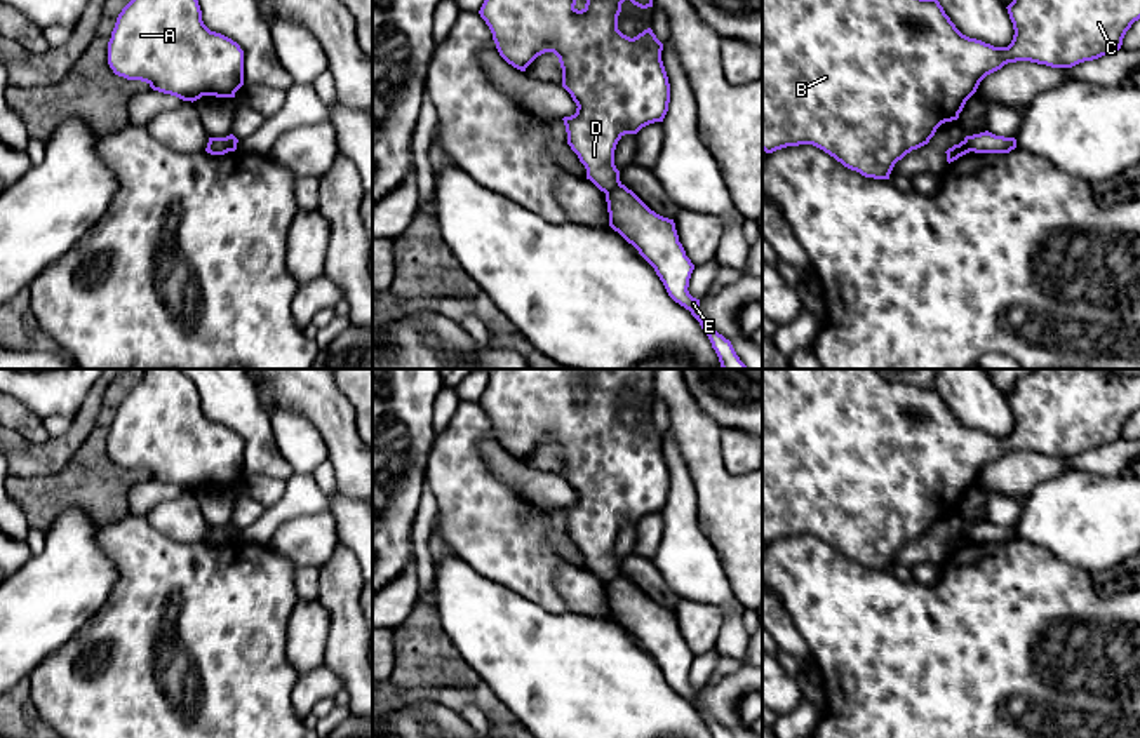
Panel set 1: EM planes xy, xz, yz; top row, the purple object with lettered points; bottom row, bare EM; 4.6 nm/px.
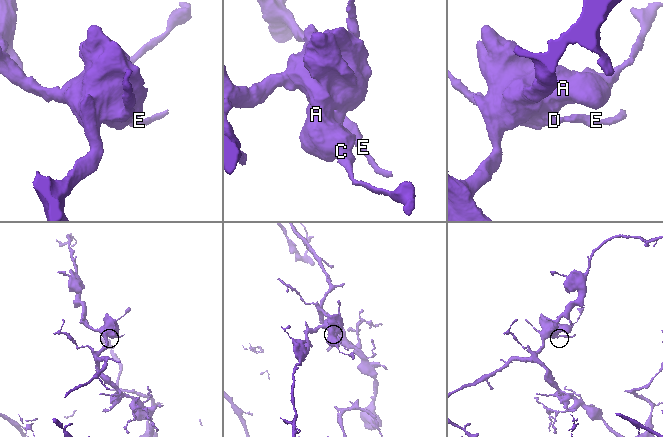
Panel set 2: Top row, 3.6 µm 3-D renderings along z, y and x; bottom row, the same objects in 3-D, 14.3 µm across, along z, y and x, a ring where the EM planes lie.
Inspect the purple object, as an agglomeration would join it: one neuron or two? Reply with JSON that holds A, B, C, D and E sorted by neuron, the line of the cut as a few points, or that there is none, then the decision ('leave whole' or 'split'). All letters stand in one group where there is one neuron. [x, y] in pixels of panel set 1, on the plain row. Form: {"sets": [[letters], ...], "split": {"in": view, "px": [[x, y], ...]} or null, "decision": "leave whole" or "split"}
{"sets": [["A", "B", "C", "D", "E"]], "split": null, "decision": "leave whole"}

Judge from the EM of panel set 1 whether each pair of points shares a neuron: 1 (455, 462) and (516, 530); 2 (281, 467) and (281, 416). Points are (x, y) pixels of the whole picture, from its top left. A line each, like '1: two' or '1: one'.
1: one
2: two

